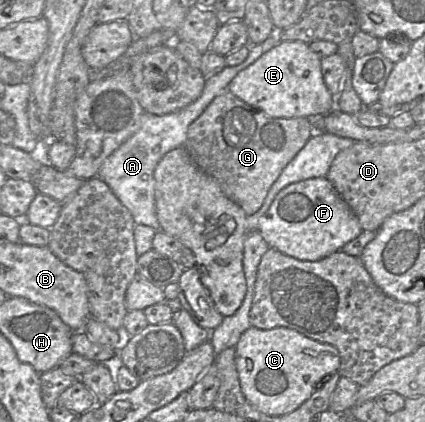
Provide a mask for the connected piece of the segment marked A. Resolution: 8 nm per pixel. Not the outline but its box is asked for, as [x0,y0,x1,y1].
[98,29,284,231]

